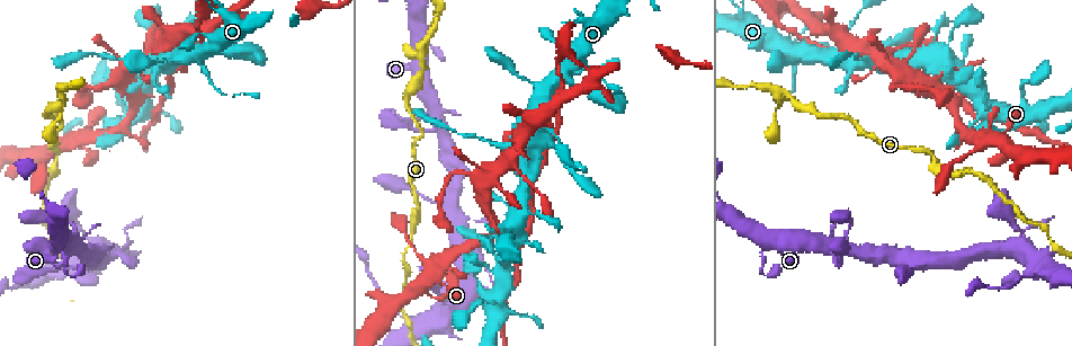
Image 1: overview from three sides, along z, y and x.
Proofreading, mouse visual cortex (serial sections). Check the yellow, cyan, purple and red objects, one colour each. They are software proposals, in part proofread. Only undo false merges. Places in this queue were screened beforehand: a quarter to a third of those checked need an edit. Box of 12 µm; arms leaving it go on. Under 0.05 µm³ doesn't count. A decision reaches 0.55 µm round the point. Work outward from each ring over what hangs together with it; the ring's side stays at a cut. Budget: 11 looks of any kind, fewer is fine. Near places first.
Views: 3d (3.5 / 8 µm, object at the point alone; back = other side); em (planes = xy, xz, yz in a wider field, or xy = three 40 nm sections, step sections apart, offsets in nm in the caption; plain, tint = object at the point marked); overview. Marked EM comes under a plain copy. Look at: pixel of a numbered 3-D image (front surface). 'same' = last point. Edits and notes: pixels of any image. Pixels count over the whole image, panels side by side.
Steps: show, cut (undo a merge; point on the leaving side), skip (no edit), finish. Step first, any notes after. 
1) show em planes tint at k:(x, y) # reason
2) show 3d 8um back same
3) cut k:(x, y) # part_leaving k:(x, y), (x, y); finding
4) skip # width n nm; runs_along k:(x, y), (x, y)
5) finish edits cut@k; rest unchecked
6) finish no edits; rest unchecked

show 3d 3.5um at 1:(785, 92) # side arm on a straight run

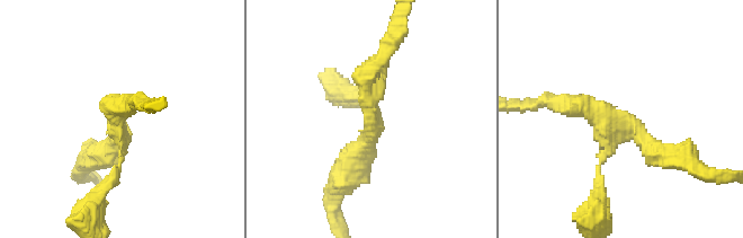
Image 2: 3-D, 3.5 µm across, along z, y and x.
show em xy step 5 tint at 2:(621, 125) # arms 3; arm_widths 100, 250, 350 nm

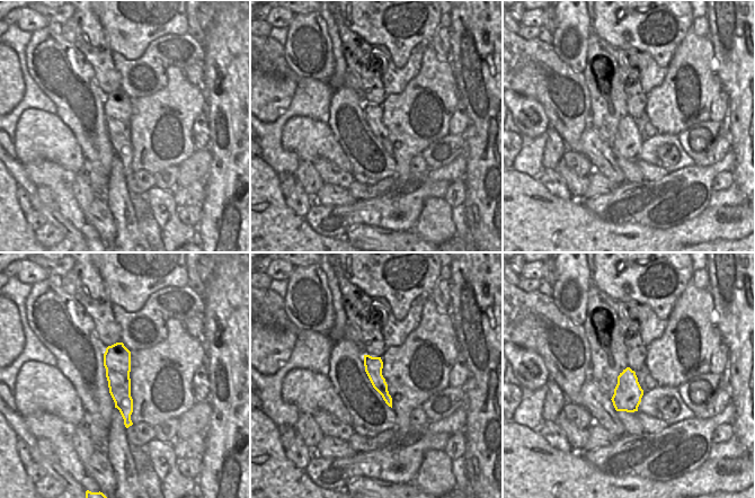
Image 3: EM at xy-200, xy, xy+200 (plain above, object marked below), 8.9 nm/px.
skip # runs_along 2:(674, 158), (560, 103); all the same cell

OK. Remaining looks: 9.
show 3d 8um at 1:(590, 76) # a fork

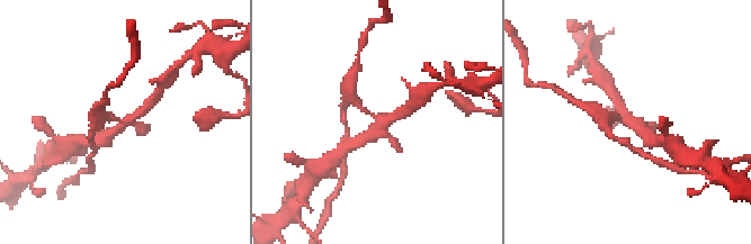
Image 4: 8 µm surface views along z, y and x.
show em xy step 2 tint at 4:(377, 126) # now the EM

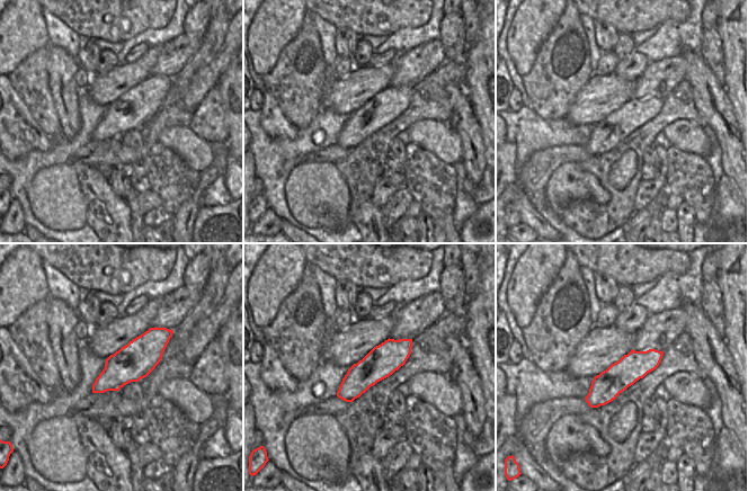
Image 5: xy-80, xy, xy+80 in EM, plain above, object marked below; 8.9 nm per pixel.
cut 4:(356, 102) # part_leaving 4:(117, 119), (103, 116), (91, 138); two cells meet here

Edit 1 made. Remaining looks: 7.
show overview

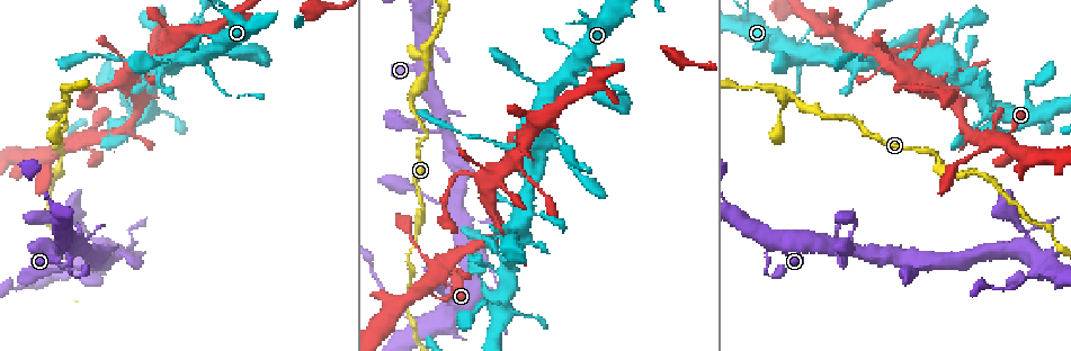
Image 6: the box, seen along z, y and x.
show 3d 3.5um at 6:(877, 65)

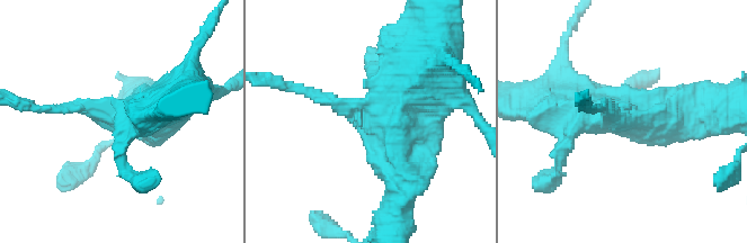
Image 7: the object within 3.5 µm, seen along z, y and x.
show em planes tint at 7:(374, 112) # arms 3; arm_widths 200, 450, 600 nm

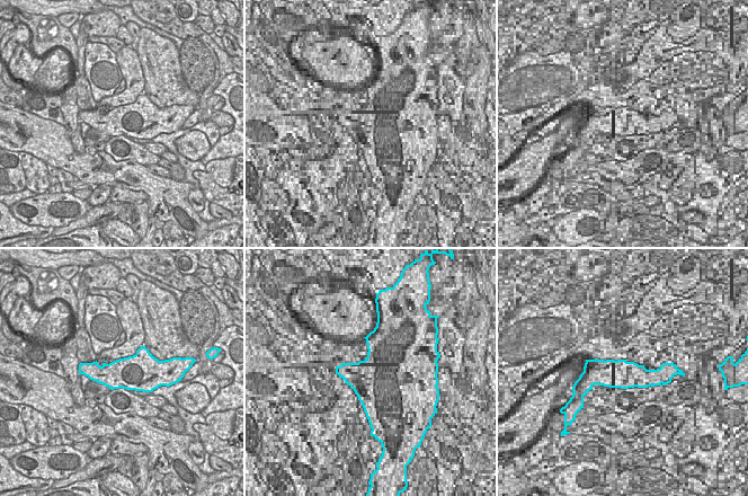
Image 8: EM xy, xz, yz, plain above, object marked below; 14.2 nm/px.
skip # runs_along 7:(428, 70), (400, 99), (397, 206); all the same cell

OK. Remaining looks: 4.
show 3d 3.5um at 6:(1003, 129) # narrows sharply

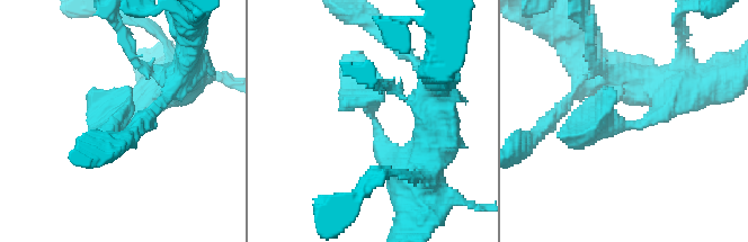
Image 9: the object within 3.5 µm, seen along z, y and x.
show em xy step 2 tint at 9:(623, 127)

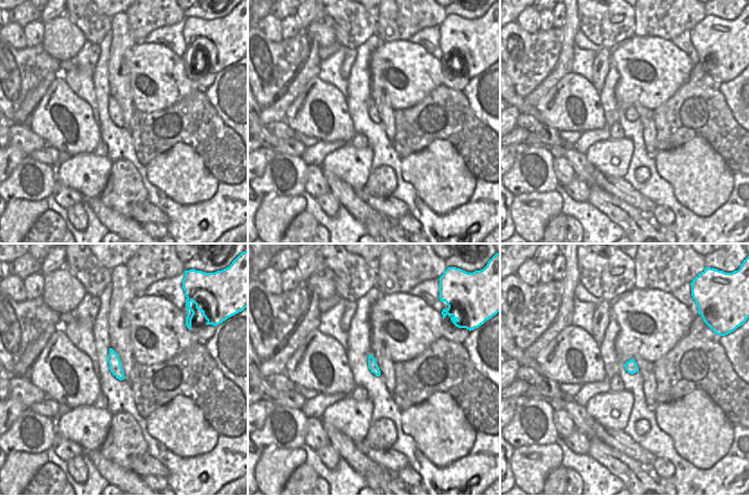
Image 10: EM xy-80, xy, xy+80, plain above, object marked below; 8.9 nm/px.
skip # runs_along 9:(426, 159), (381, 144), (347, 57); all the same cell

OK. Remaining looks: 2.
show 3d 3.5um at 6:(1035, 276) # thick turns thin

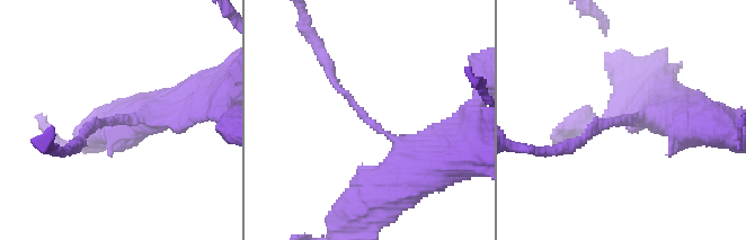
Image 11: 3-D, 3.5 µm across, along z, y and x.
show em xy step 1 tint at 11:(619, 120) # arm_widths 100, 450 nm; now the EM

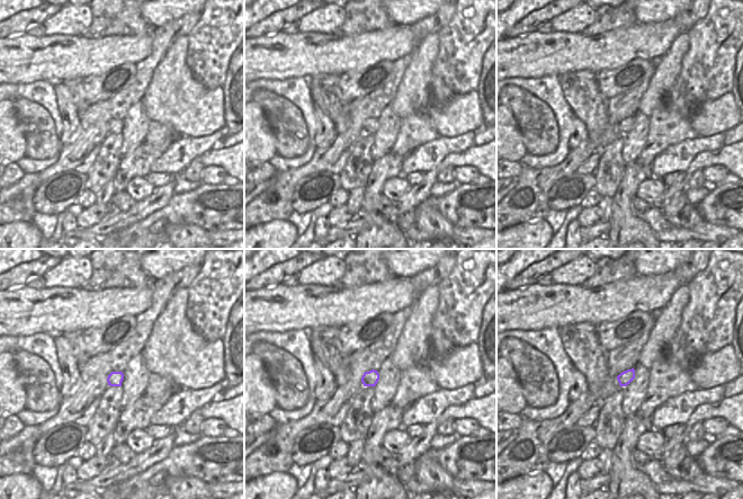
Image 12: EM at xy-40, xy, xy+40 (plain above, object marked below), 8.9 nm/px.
skip # runs_along 11:(427, 161), (357, 109), (327, 65); continuous, no second cell

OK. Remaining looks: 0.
finish edits cut@4; rest unchecked

